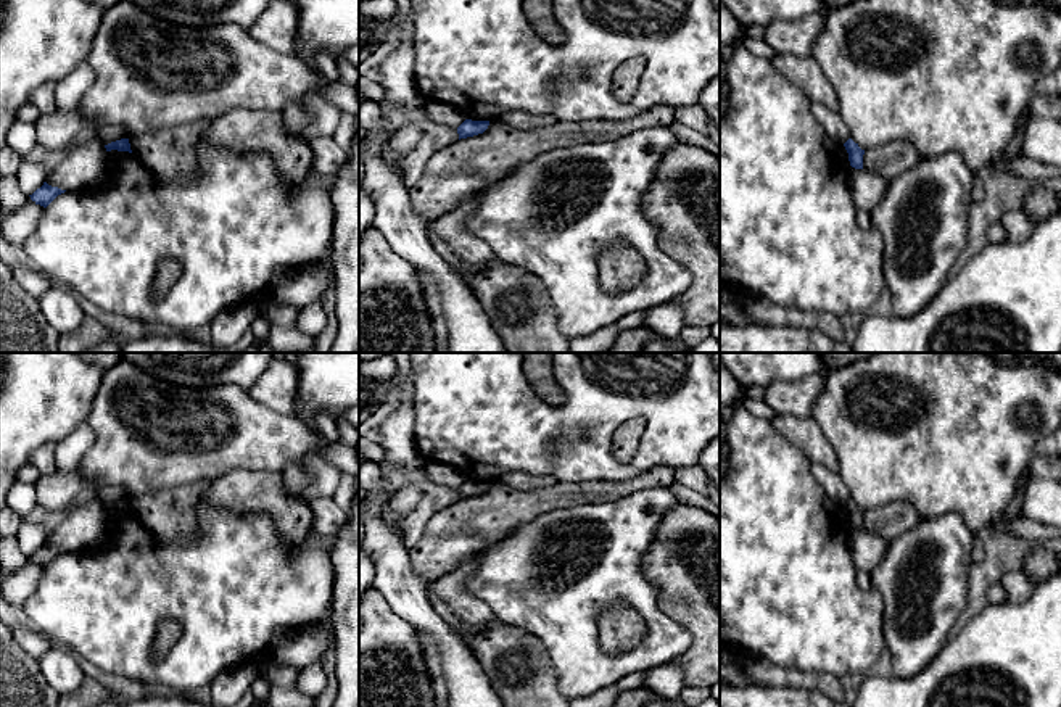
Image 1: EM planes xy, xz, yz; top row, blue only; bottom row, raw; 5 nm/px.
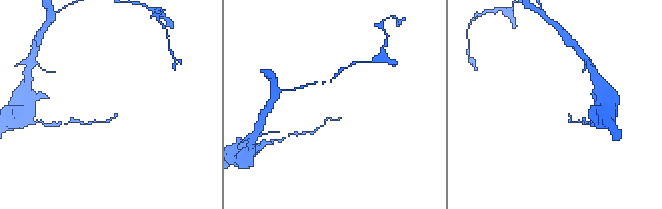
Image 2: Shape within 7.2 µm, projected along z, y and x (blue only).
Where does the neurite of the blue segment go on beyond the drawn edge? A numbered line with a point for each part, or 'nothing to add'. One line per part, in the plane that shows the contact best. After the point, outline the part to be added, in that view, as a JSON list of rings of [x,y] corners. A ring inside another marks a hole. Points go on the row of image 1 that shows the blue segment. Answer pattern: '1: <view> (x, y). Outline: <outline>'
nothing to add

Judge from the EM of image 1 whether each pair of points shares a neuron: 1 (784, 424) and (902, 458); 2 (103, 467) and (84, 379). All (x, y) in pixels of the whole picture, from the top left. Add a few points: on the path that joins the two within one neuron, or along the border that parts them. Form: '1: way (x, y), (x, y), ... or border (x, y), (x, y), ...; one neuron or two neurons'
1: border (812, 414), (834, 453), (838, 471); two neurons
2: border (103, 376), (86, 419); two neurons

